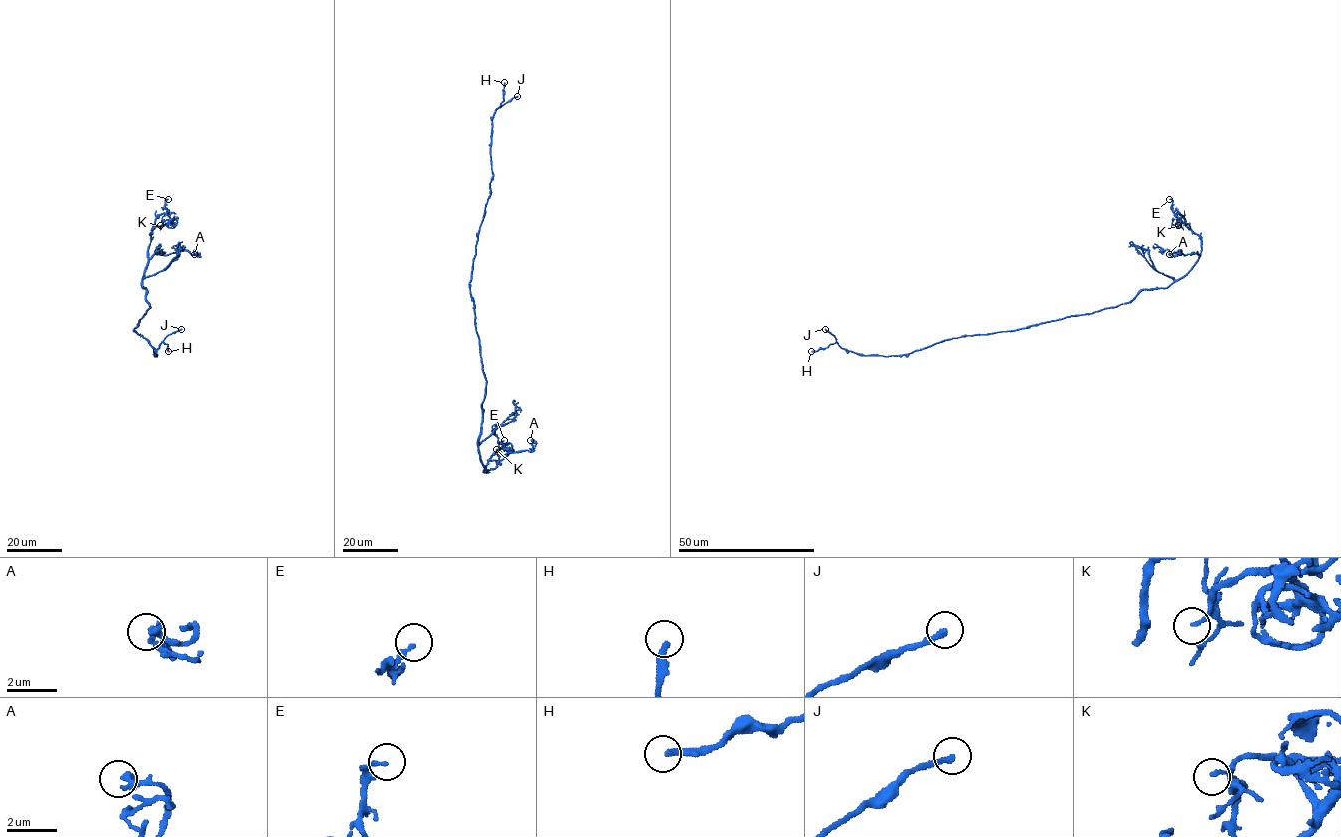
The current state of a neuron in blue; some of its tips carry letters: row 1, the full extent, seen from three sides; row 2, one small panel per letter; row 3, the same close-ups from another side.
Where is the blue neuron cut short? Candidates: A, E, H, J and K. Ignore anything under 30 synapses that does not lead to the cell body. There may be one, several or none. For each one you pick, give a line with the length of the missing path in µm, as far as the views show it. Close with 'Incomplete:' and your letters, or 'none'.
H: 120 µm
J: 140 µm
Incomplete: H, J

